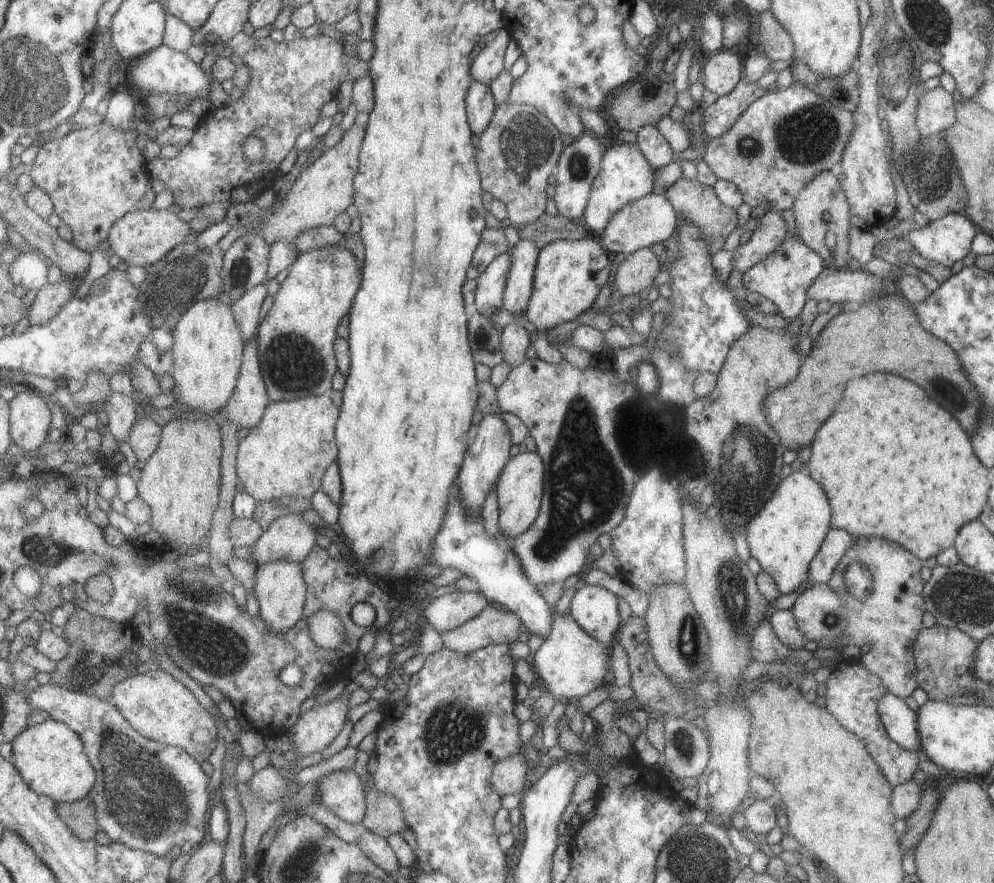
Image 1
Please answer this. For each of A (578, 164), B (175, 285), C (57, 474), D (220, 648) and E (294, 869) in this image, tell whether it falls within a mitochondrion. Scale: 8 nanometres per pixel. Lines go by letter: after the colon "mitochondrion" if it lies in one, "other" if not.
A: mitochondrion
B: mitochondrion
C: other
D: mitochondrion
E: mitochondrion

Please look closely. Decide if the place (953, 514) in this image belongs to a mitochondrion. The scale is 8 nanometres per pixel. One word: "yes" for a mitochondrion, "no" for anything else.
no

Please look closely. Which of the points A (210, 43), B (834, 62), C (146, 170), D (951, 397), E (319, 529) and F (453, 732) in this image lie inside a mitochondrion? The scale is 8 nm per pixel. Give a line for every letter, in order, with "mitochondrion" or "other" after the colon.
A: other
B: other
C: other
D: mitochondrion
E: other
F: mitochondrion

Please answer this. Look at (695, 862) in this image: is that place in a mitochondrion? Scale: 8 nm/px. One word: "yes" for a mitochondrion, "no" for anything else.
yes

